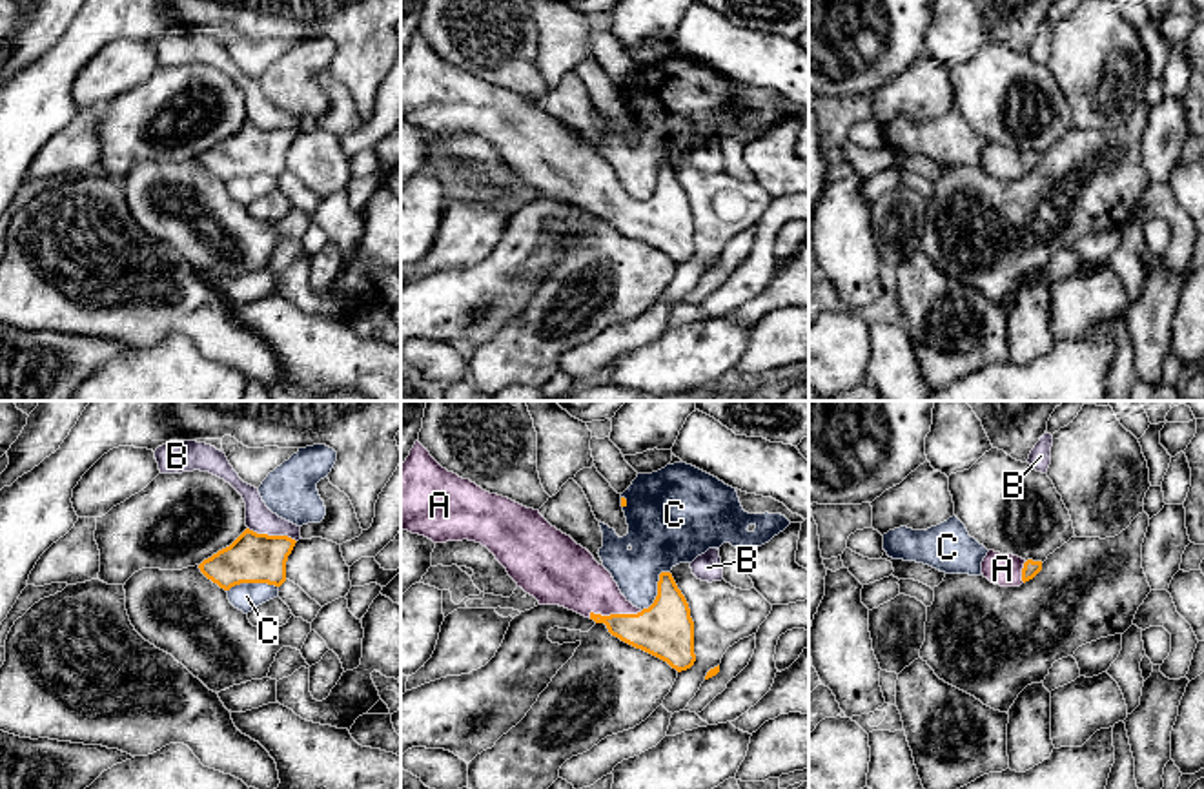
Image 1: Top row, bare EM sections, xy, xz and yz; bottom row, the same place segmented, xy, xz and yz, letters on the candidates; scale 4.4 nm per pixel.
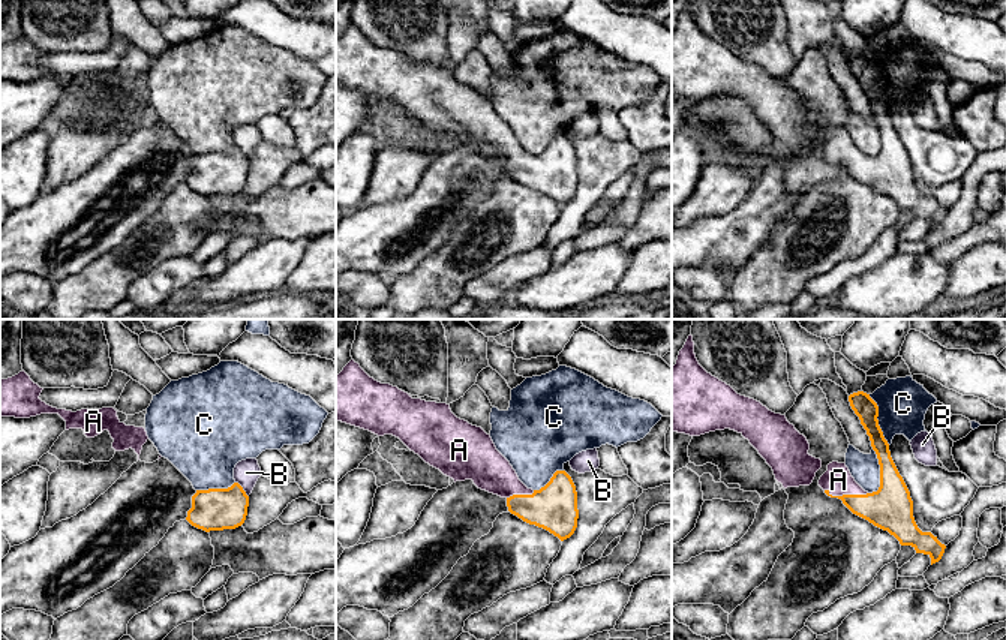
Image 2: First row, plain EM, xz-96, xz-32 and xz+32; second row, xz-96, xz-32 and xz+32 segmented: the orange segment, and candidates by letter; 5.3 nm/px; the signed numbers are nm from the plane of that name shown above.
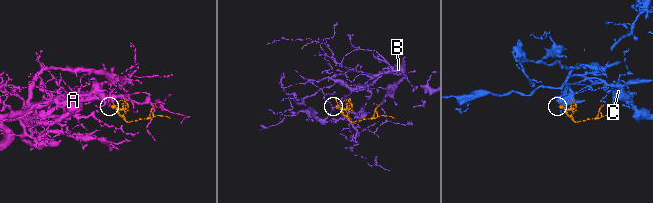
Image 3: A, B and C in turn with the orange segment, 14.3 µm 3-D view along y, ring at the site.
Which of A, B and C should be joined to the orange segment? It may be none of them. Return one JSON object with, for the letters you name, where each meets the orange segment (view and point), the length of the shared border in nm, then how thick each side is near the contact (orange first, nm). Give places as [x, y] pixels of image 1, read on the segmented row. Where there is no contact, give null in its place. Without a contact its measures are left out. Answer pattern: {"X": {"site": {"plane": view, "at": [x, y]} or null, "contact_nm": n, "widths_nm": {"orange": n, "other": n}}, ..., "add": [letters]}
{"A": {"site": {"plane": "xz", "at": [614, 614]}, "contact_nm": 240, "widths_nm": {"orange": 240, "other": 260}}, "add": ["A"]}

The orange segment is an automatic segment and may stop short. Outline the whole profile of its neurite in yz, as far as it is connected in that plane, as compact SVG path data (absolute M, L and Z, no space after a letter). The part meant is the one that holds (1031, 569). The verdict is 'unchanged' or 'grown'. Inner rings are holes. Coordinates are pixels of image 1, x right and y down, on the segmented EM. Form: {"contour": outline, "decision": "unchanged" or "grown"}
{"contour": "M989 550L982 561L982 574L1000 587L1020 587L1042 570L1042 561L1022 559L1013 554Z", "decision": "grown"}

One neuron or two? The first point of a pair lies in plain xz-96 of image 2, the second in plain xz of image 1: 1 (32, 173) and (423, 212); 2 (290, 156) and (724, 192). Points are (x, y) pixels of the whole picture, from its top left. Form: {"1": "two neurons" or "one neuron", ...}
{"1": "one neuron", "2": "one neuron"}

